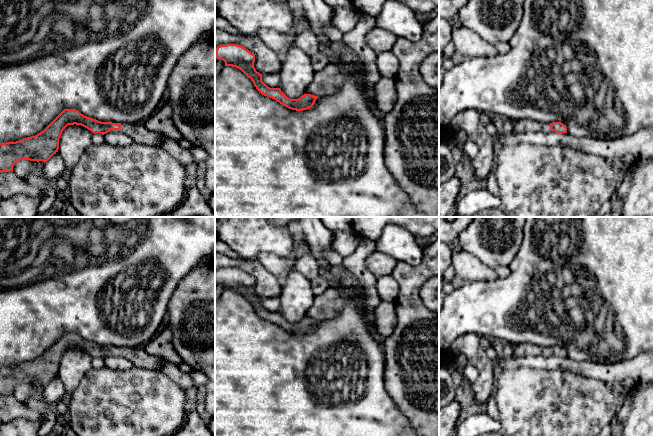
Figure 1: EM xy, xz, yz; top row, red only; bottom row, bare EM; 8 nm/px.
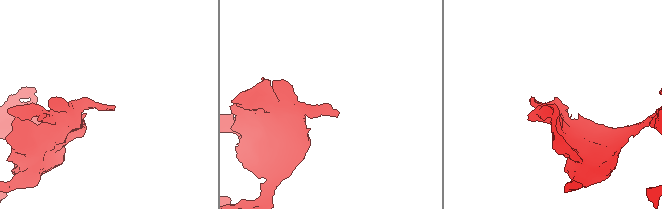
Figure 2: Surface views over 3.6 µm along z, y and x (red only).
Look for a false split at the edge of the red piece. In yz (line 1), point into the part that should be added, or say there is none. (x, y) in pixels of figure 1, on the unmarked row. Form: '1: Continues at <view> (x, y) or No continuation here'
1: Continues at yz (545, 350)

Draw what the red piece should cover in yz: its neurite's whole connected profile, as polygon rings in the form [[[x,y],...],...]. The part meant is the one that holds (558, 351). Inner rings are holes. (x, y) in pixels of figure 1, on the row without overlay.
[[[561,346],[543,347],[542,355],[545,357],[549,357],[550,355],[555,355],[557,357],[567,357],[567,351]]]

